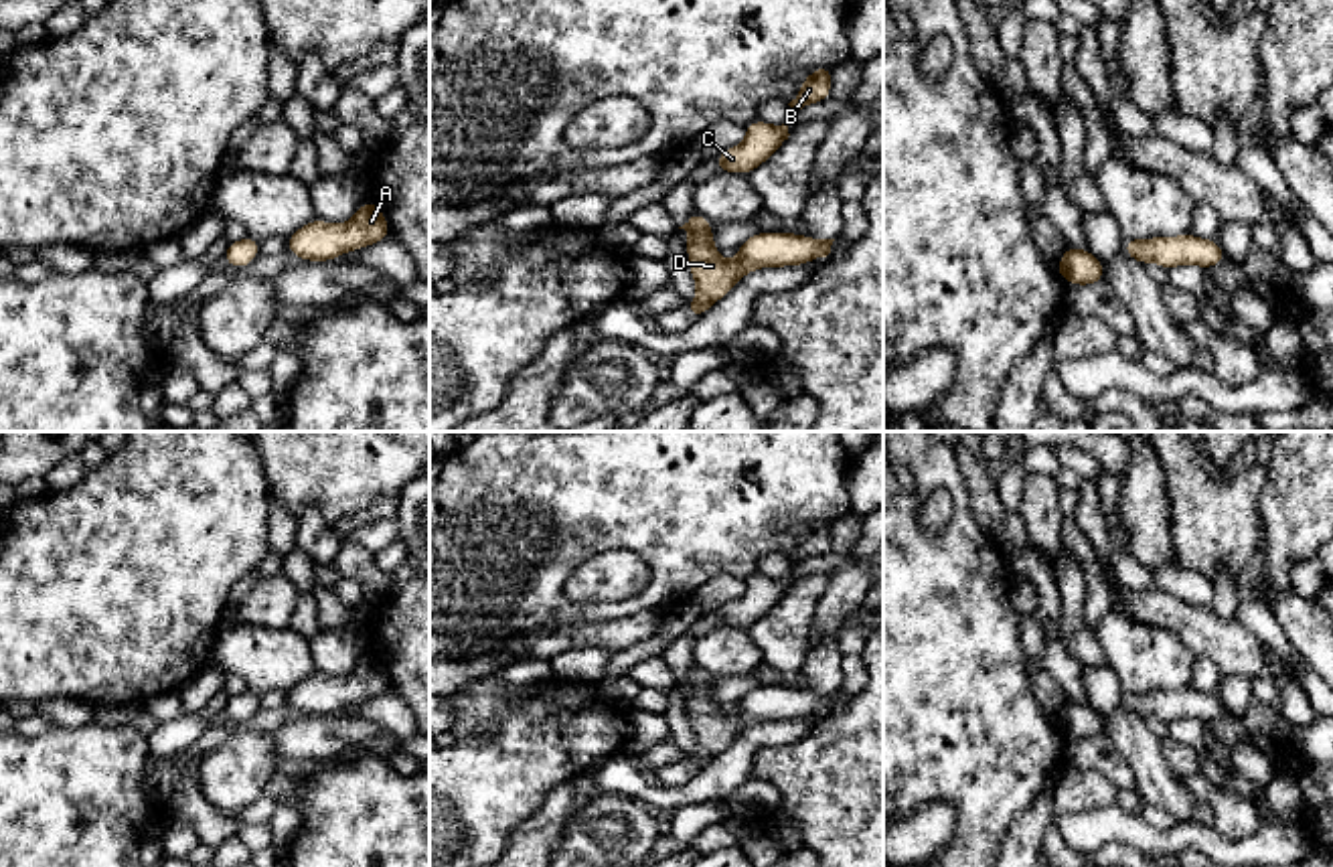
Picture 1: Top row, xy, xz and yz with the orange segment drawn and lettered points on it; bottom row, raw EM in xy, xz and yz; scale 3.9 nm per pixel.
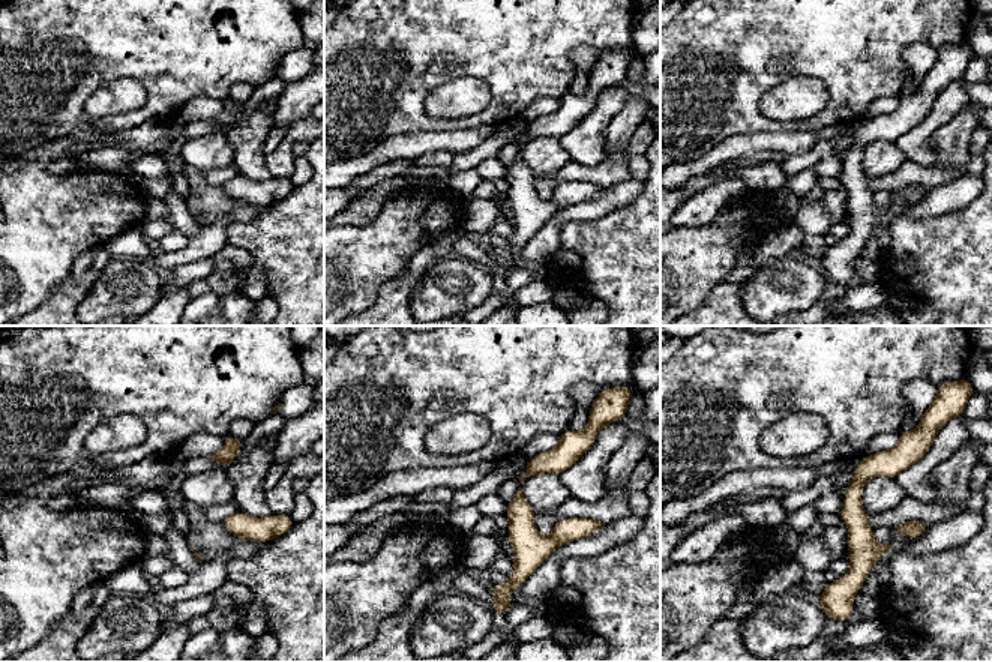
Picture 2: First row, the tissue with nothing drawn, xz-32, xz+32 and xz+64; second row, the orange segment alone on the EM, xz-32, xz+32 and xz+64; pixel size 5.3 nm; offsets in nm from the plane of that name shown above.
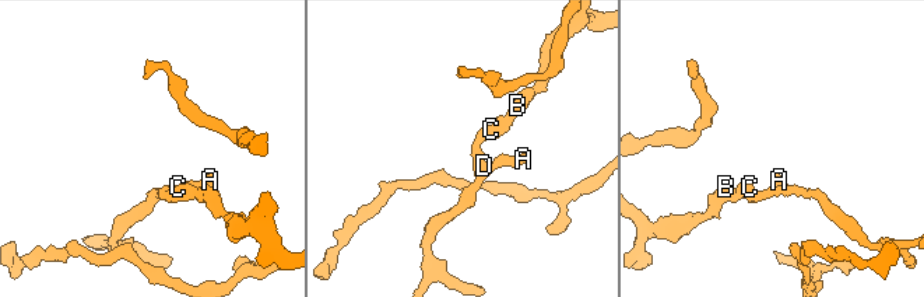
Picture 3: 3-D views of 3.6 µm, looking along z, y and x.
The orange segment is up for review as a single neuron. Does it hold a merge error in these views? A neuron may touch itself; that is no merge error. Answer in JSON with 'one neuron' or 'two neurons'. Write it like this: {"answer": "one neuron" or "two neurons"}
{"answer": "one neuron"}

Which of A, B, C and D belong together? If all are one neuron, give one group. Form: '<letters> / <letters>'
A B C D

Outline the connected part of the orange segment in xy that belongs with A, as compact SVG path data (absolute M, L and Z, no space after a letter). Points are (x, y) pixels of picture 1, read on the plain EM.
M363 656L348 677L310 675L294 685L288 705L304 715L332 715L334 711L369 701L389 691L389 677L379 658Z

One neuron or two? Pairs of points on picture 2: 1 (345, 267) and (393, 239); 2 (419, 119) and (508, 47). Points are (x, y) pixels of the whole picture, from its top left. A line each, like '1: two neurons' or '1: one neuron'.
1: one neuron
2: one neuron

